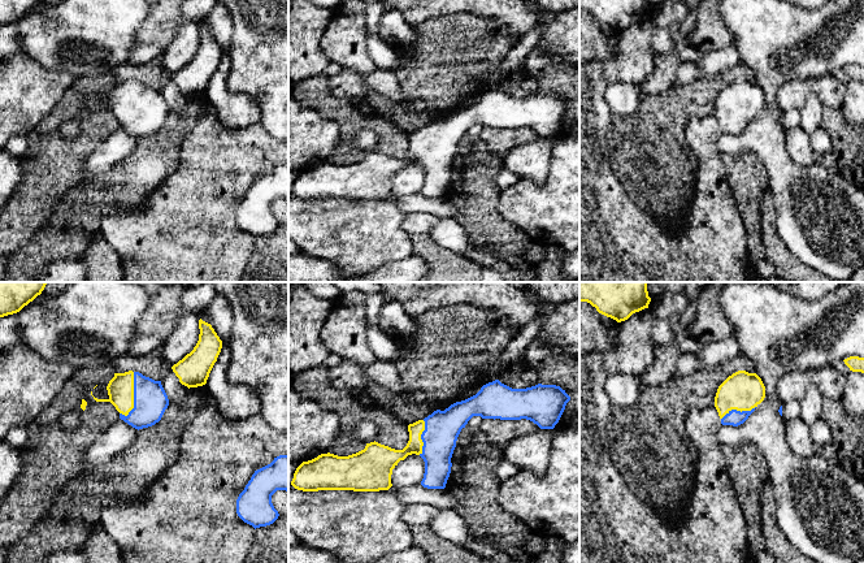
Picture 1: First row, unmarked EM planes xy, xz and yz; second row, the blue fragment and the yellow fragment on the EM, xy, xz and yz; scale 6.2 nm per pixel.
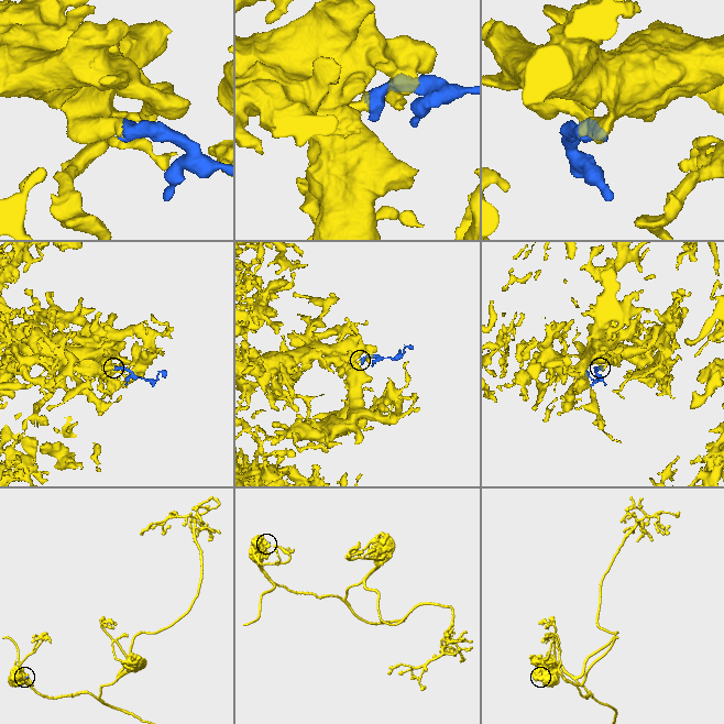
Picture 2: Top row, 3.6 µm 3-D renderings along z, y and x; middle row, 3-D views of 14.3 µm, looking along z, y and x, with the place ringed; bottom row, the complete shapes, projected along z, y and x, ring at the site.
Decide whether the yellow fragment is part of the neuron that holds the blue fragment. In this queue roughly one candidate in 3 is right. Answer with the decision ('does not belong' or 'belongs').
belongs

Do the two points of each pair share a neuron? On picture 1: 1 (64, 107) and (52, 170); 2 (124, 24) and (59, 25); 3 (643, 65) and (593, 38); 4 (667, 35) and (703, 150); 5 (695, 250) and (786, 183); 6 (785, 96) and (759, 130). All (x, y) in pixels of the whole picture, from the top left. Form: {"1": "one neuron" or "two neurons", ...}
{"1": "one neuron", "2": "one neuron", "3": "two neurons", "4": "two neurons", "5": "two neurons", "6": "two neurons"}

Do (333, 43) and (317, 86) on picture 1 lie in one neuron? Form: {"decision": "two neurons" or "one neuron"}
{"decision": "two neurons"}

